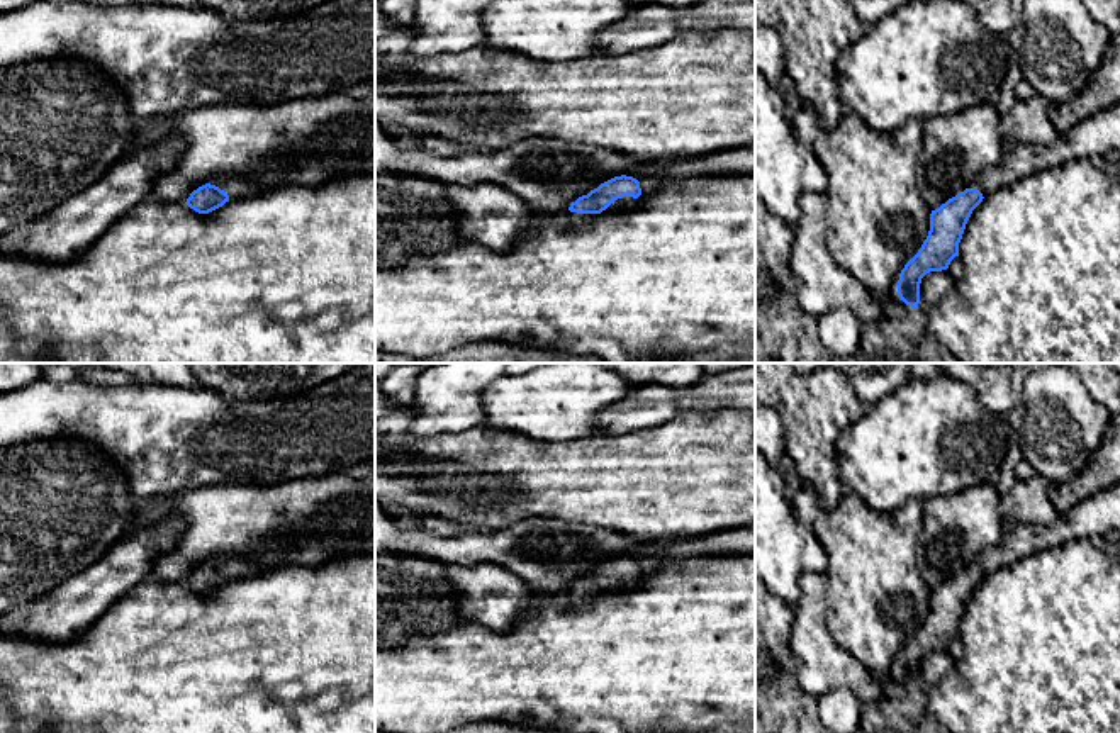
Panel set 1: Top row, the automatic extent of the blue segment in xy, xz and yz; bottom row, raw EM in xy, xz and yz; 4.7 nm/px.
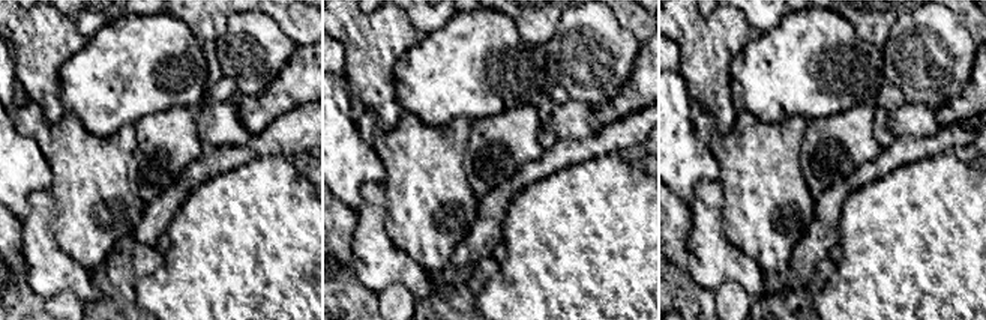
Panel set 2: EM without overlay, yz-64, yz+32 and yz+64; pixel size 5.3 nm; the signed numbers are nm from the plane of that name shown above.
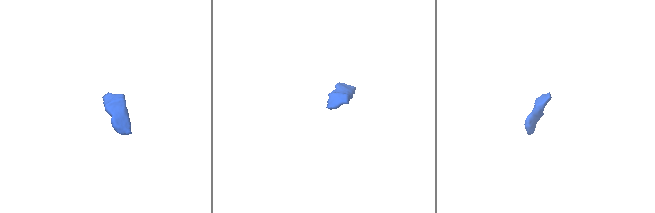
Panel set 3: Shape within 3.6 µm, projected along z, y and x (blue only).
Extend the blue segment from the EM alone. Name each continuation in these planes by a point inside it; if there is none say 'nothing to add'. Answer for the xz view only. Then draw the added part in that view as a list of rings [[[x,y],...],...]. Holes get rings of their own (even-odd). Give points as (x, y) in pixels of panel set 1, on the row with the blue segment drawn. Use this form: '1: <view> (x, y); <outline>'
1: xz (627, 202); [[[623,197],[623,199],[614,200],[601,214],[577,214],[577,212],[565,210],[563,217],[565,217],[565,222],[568,222],[572,226],[580,226],[580,224],[589,222],[594,217],[601,217],[601,215],[606,215],[606,214],[614,214],[614,212],[619,212],[619,210],[628,210],[628,209],[633,207],[635,202],[636,202],[636,199],[633,199],[633,197]]]

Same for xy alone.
1: xy (235, 187); [[[217,176],[212,178],[209,183],[224,190],[229,195],[229,200],[248,199],[260,192],[255,183],[241,178]]]

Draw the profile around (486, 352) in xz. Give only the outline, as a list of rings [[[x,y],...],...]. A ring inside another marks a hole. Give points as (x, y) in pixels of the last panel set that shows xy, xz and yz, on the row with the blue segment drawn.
[[[496,341],[470,343],[431,360],[434,363],[604,363],[592,355],[577,356]]]

